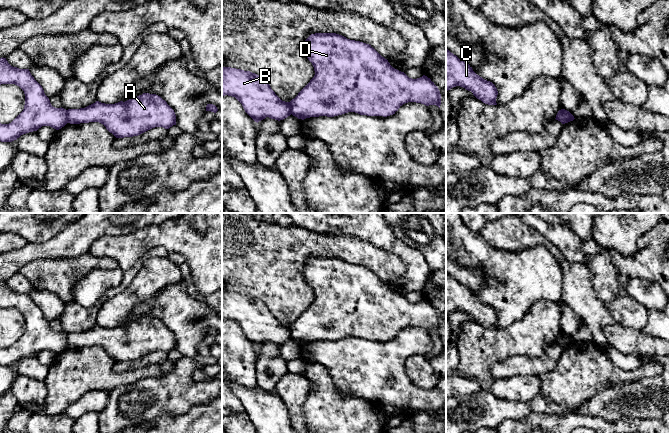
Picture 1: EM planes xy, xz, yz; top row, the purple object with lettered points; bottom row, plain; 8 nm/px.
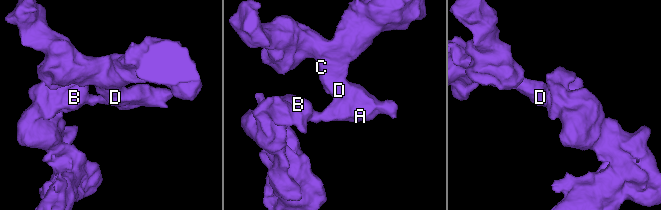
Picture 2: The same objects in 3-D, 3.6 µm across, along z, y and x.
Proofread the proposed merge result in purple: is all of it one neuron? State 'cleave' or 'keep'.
cleave

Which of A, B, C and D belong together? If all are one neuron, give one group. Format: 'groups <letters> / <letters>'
groups A C D / B

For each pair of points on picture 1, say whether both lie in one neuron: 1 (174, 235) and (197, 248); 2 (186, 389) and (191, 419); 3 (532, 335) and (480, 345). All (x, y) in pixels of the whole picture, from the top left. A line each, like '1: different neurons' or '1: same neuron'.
1: same neuron
2: different neurons
3: same neuron

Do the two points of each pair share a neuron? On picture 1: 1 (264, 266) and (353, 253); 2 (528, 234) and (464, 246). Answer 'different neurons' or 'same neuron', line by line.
1: same neuron
2: different neurons

